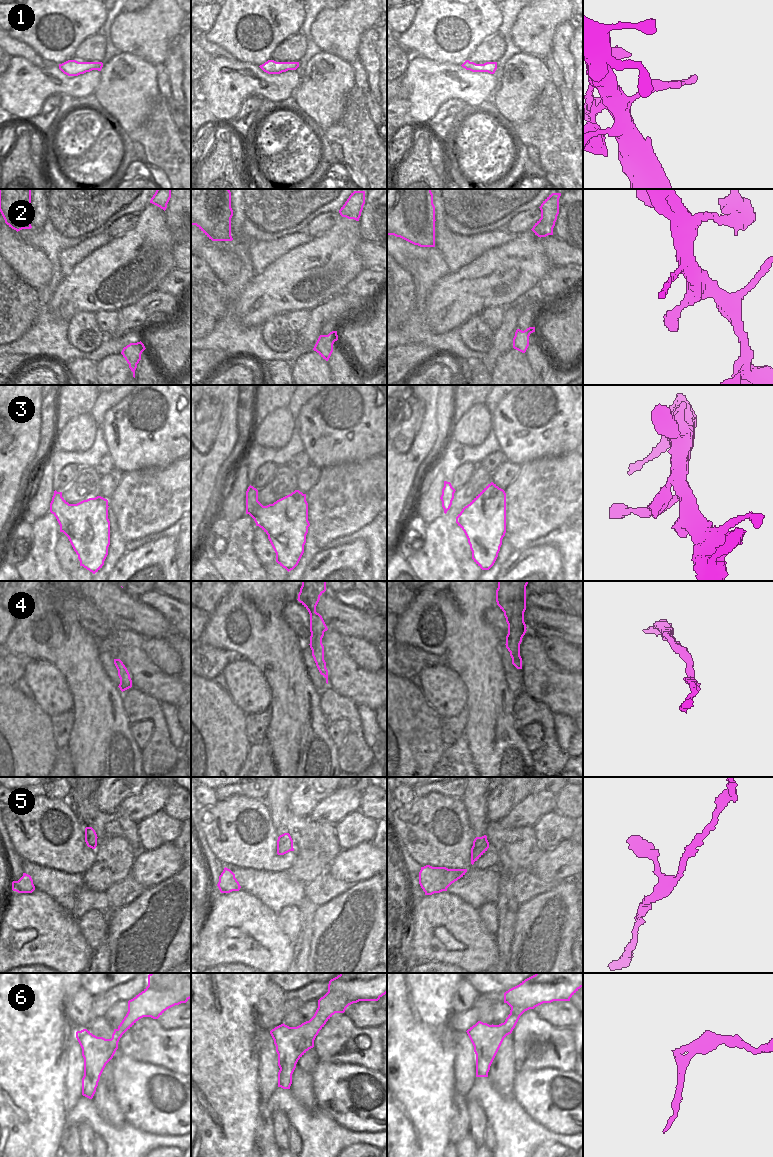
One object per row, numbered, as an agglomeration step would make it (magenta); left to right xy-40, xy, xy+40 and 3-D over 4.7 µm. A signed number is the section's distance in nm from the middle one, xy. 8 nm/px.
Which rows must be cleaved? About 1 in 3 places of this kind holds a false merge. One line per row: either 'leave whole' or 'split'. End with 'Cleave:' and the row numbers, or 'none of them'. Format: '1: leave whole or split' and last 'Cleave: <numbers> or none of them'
1: leave whole
2: leave whole
3: leave whole
4: leave whole
5: leave whole
6: split
Cleave: 6

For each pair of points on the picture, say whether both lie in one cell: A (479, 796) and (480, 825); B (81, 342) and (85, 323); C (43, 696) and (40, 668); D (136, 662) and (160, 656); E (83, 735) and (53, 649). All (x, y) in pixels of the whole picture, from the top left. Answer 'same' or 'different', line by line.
A: same
B: same
C: same
D: different
E: same

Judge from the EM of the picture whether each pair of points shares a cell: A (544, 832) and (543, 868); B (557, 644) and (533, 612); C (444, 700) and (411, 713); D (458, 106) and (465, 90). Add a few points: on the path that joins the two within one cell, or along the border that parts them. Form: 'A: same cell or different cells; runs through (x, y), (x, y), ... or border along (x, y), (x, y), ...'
A: different cells; border along (565, 839), (551, 848), (541, 851)
B: different cells; border along (544, 638), (560, 637), (572, 644)
C: different cells; border along (419, 687), (427, 703), (441, 717)
D: different cells; border along (467, 105), (459, 100), (450, 98), (439, 108)

